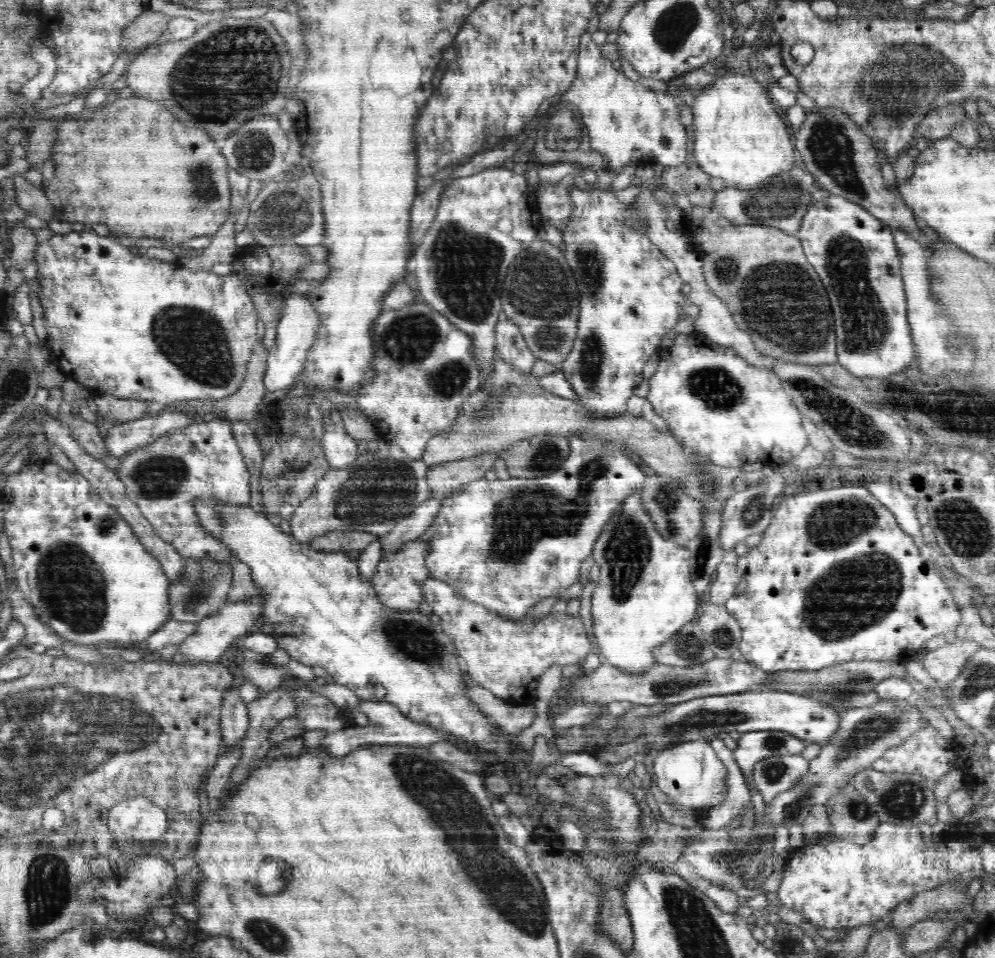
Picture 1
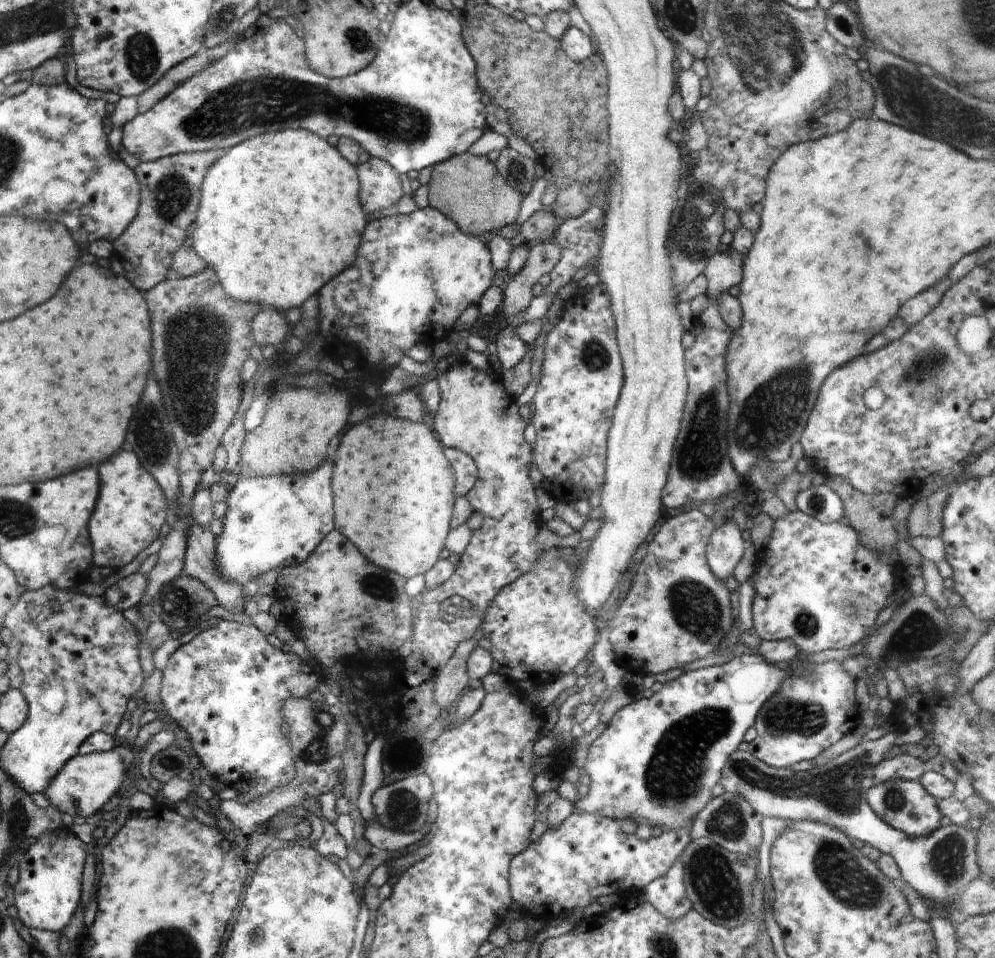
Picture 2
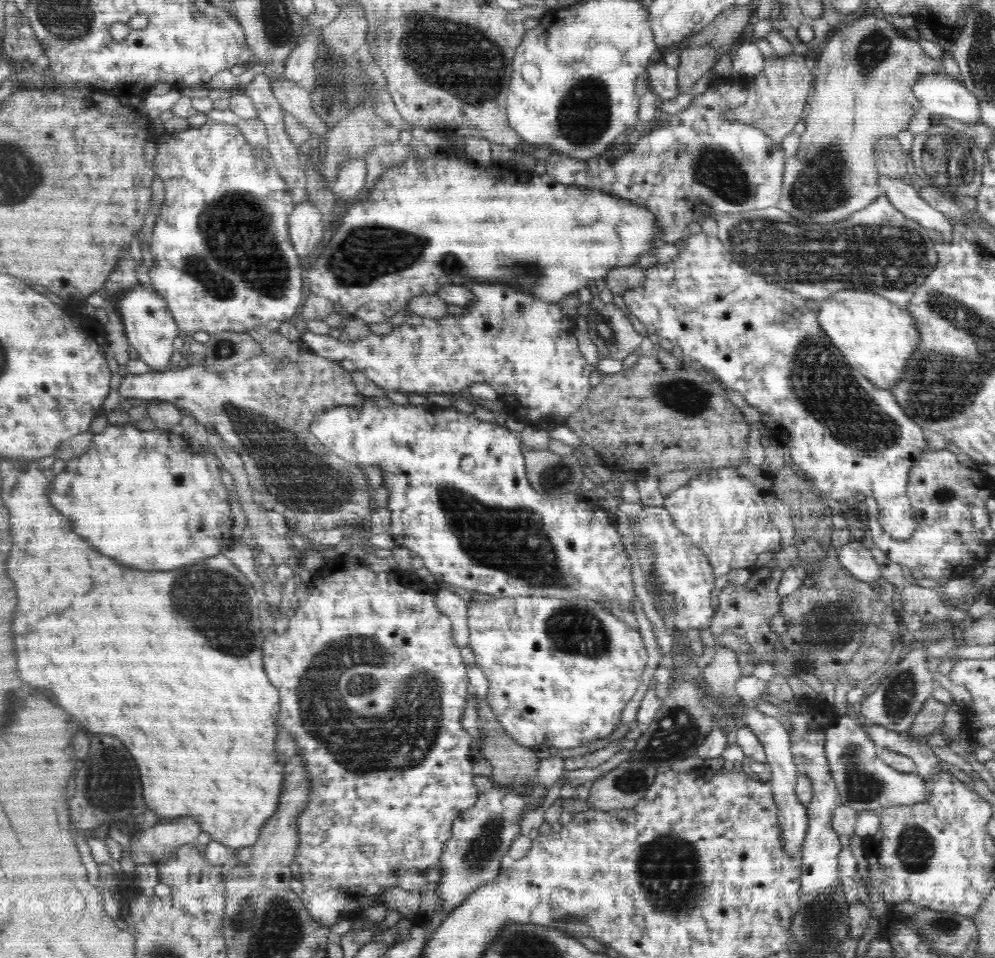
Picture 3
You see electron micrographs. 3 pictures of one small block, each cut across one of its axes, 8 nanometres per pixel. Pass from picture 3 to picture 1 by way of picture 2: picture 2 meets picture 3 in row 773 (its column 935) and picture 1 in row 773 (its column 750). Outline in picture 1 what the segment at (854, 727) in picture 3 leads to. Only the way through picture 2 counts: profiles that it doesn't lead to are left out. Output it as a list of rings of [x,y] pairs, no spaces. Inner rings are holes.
[[[771,753],[770,756],[753,765],[753,784],[769,805],[778,794],[796,786],[796,782],[806,774],[808,762],[804,753],[780,755]]]

